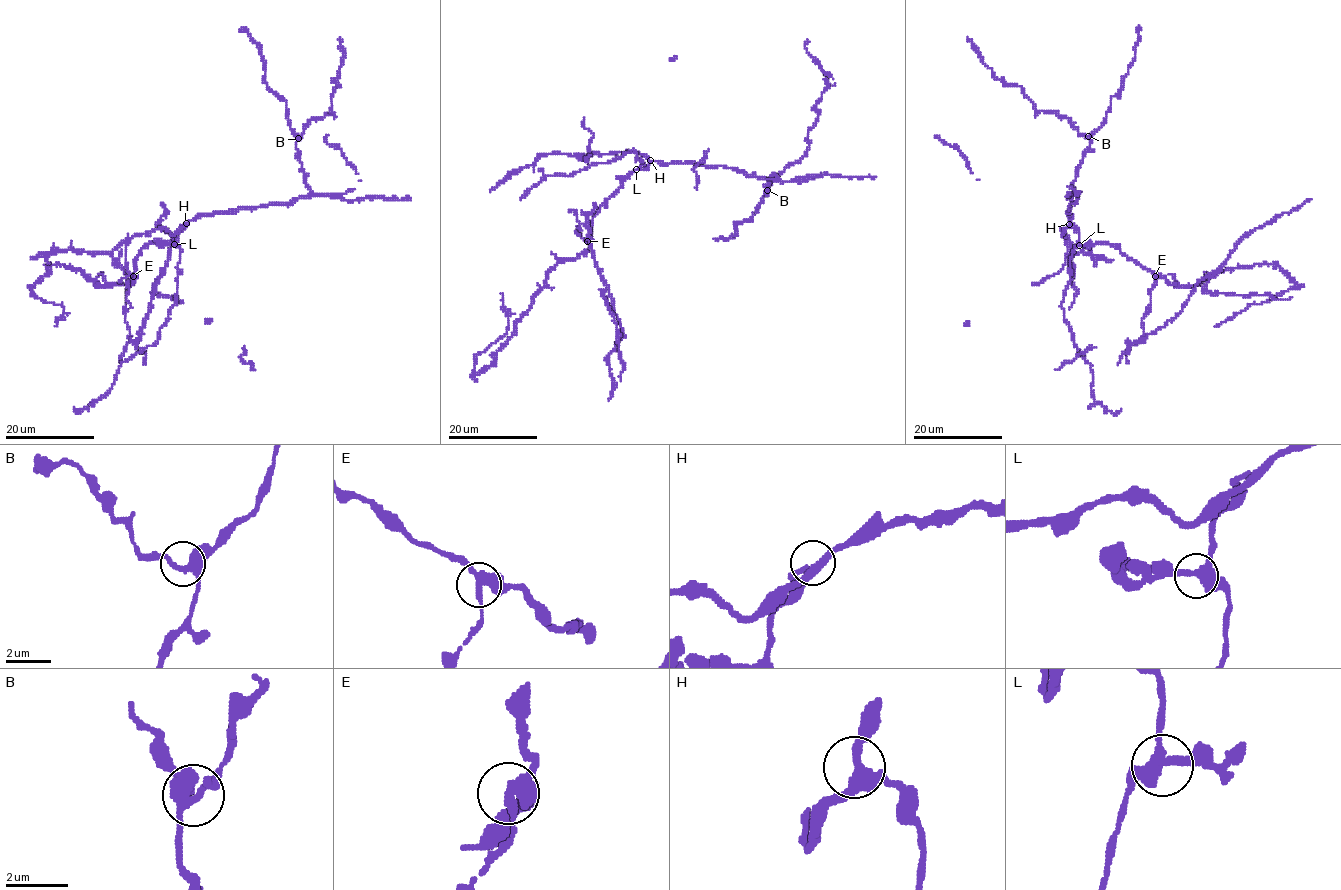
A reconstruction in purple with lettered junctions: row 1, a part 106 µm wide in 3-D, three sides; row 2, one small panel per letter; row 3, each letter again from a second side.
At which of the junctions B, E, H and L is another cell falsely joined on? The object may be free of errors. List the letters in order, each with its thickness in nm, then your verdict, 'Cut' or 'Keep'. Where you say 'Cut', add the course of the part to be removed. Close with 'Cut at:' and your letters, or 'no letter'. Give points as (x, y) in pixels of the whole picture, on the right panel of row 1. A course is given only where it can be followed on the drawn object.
B: Thickness 280 nm. Keep
E: Thickness 300 nm. Cut. Course of the part to remove: (1155, 276), (1139, 340), (1171, 321), (1195, 286), (1217, 271), (1242, 238), (1312, 198)
H: Thickness 280 nm. Keep
L: Thickness 280 nm. Keep
Cut at: E

